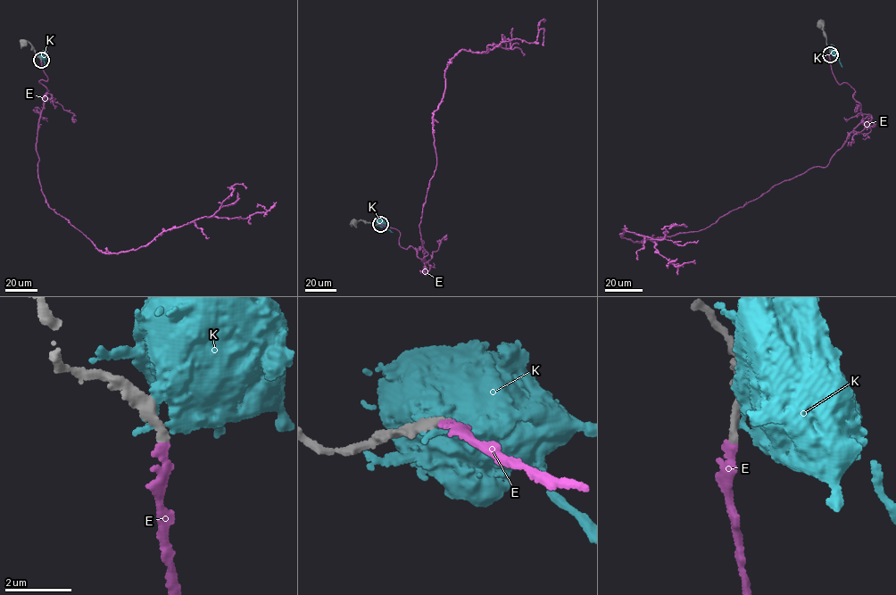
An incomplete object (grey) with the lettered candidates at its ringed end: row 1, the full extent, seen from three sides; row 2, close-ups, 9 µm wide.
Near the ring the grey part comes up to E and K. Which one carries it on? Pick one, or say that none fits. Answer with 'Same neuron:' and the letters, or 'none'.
Same neuron: E

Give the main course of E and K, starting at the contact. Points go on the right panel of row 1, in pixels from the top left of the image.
E: (830, 53), (863, 119), (826, 166), (704, 228), (639, 243), (624, 229), (654, 239), (676, 267), (694, 263)
K: (830, 52), (837, 55), (842, 67)

